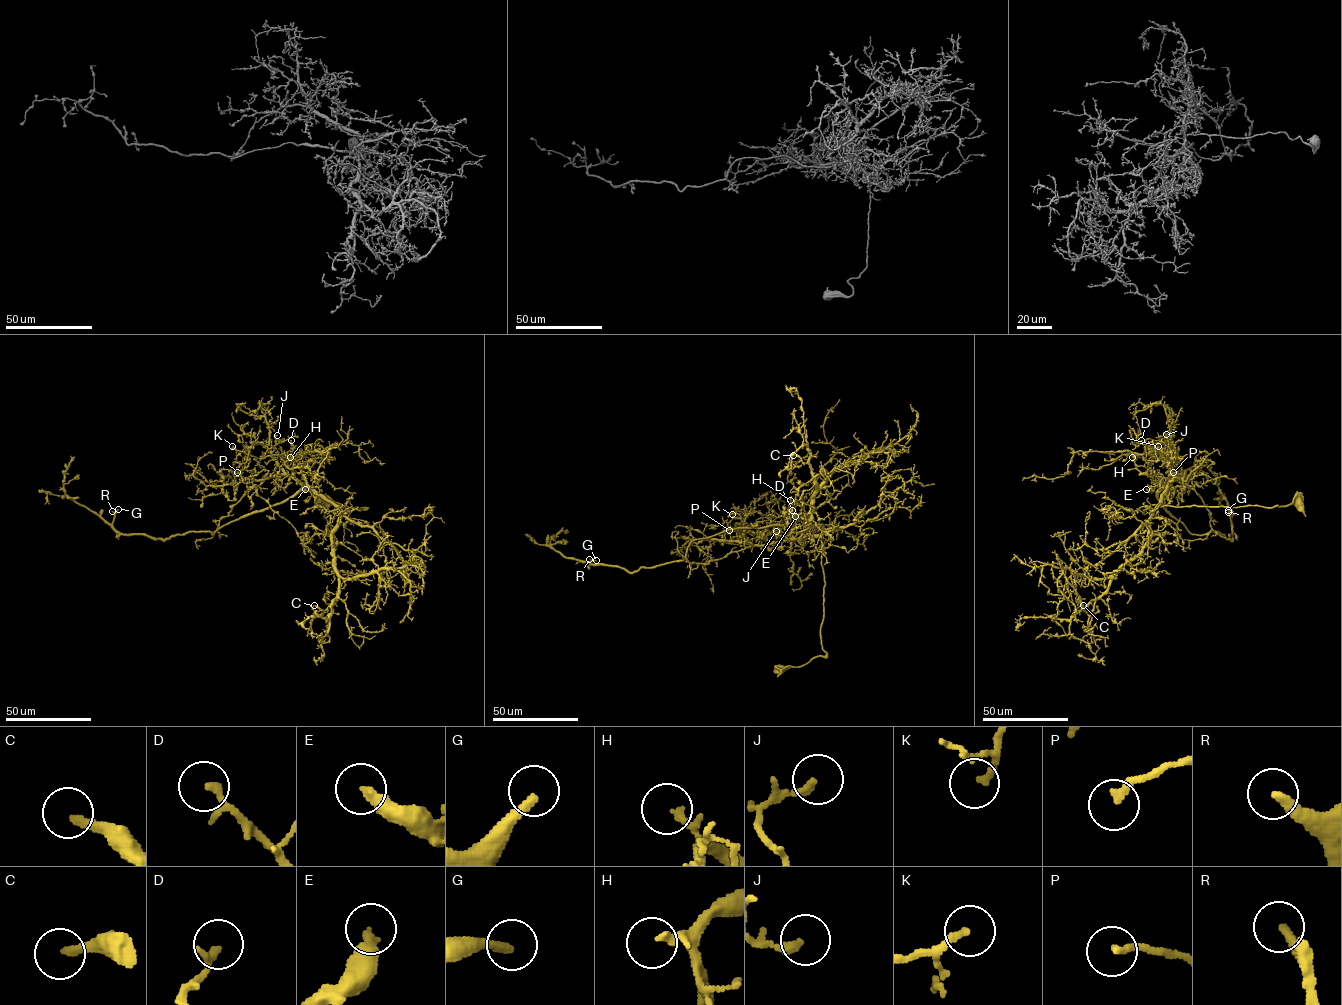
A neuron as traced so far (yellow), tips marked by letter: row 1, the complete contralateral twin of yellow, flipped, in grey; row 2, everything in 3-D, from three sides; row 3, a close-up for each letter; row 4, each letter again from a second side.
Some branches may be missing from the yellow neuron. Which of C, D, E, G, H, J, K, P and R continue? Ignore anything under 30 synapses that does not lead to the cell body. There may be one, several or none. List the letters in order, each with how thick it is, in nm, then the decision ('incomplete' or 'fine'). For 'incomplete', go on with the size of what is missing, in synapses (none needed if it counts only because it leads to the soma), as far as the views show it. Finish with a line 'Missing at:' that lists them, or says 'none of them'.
C: calibre 240 nm; fine
D: calibre 180 nm; fine
E: calibre 340 nm; fine
G: calibre 280 nm; incomplete; 45 synapses
H: calibre 160 nm; fine
J: calibre 240 nm; fine
K: calibre 200 nm; fine
P: calibre 220 nm; fine
R: calibre 300 nm; incomplete; 70 synapses
Missing at: G, R

